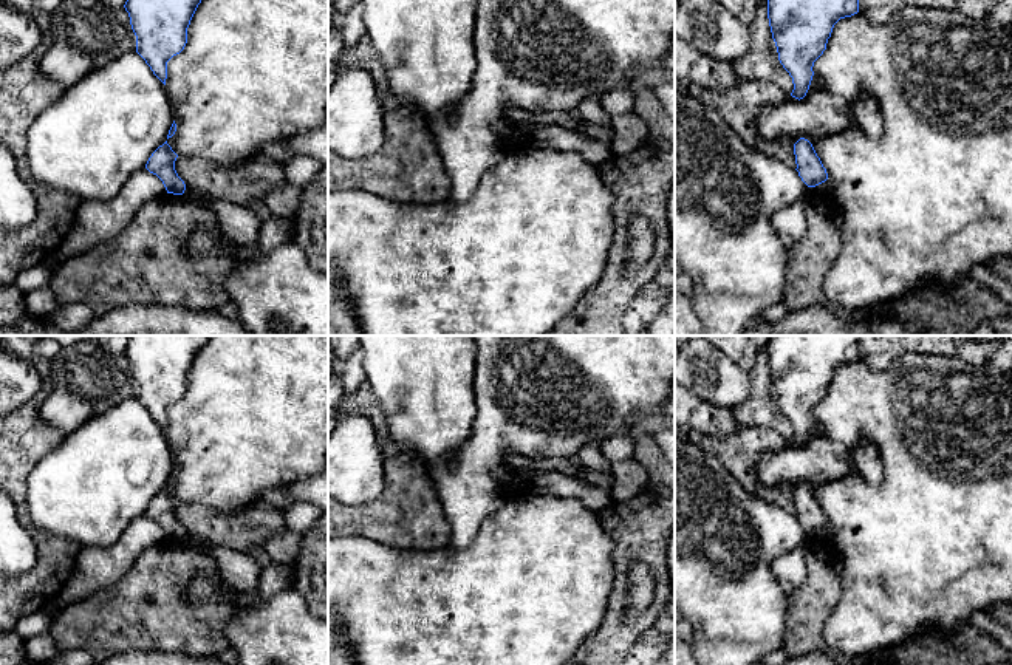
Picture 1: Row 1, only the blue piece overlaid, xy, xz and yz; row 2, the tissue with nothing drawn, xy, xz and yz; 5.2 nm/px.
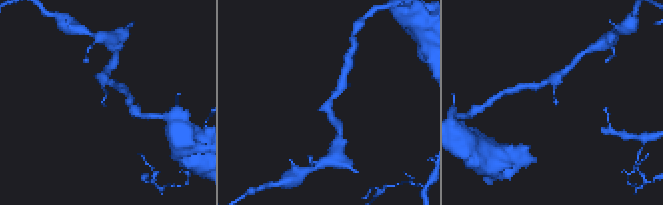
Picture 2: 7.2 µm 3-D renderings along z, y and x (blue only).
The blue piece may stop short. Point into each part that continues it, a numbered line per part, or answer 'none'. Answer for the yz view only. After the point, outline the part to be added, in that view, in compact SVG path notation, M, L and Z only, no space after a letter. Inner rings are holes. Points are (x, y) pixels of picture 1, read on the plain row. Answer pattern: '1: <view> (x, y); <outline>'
none

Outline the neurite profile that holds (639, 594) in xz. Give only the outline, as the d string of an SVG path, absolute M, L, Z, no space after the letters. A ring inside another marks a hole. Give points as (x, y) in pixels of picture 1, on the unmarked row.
M644 563L630 566L630 583L627 589L625 605L621 614L622 623L631 623L651 603L655 592L655 580L650 569Z

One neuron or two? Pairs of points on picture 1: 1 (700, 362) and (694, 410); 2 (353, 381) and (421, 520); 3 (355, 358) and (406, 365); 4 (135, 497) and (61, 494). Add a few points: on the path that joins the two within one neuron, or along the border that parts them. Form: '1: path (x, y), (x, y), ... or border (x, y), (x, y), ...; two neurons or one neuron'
1: border (690, 390), (711, 402), (729, 409); two neurons
2: border (365, 379), (353, 392), (344, 393); two neurons
3: border (362, 351), (362, 371), (367, 379); two neurons
4: path (116, 494), (79, 494); one neuron

